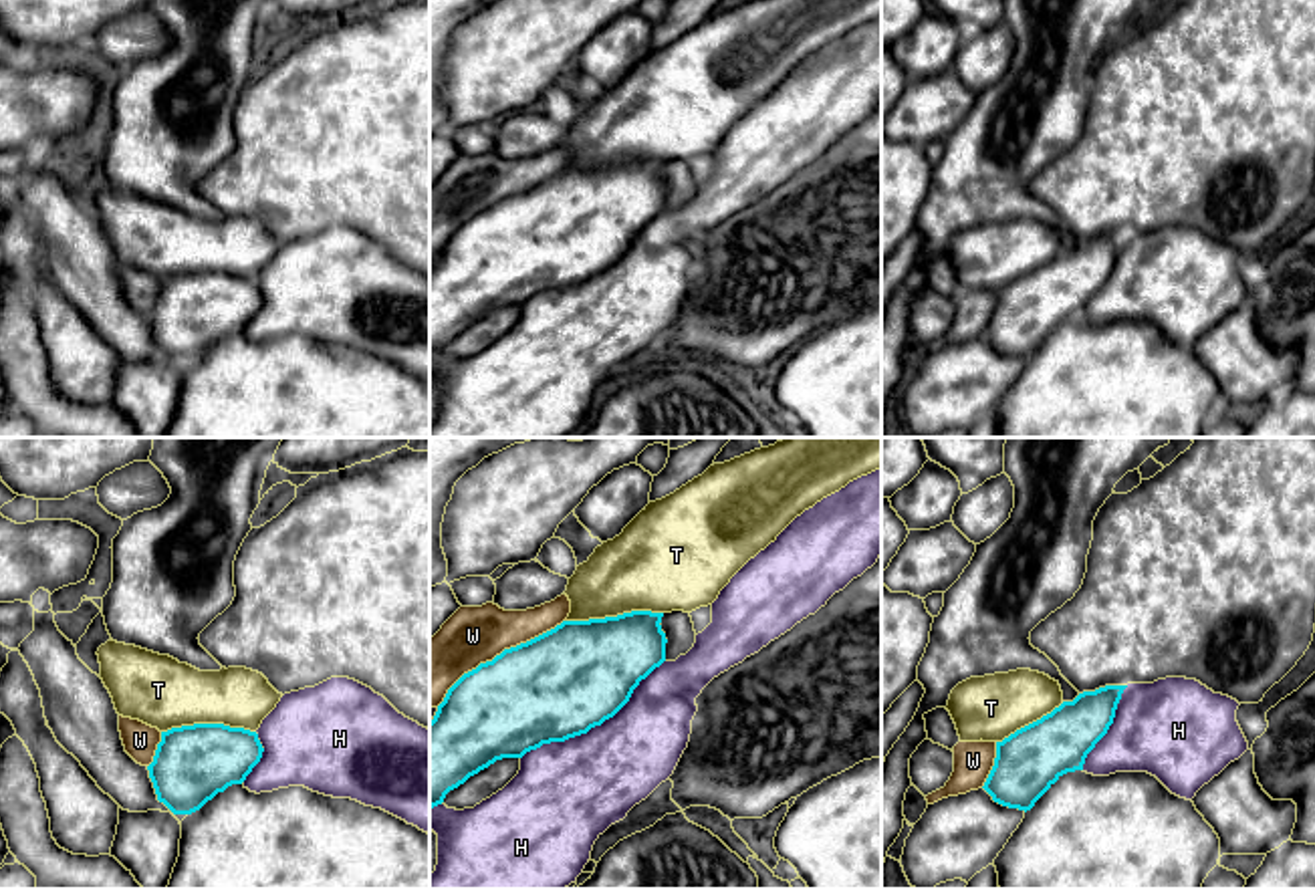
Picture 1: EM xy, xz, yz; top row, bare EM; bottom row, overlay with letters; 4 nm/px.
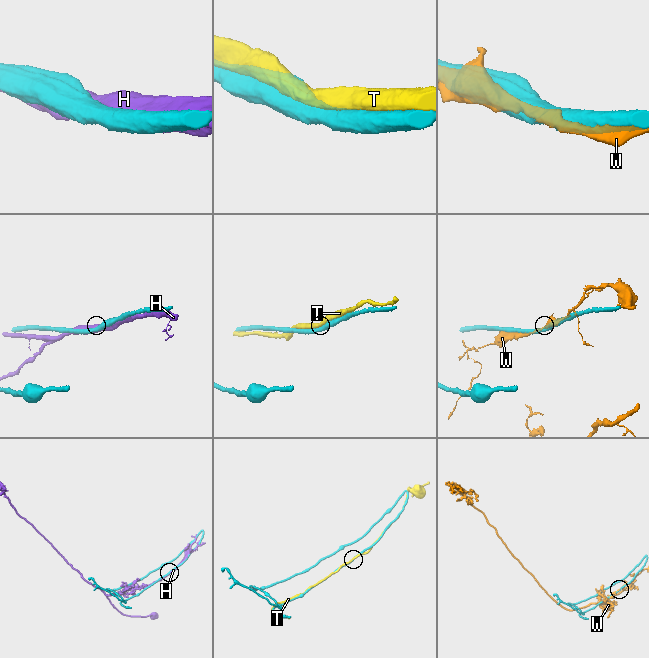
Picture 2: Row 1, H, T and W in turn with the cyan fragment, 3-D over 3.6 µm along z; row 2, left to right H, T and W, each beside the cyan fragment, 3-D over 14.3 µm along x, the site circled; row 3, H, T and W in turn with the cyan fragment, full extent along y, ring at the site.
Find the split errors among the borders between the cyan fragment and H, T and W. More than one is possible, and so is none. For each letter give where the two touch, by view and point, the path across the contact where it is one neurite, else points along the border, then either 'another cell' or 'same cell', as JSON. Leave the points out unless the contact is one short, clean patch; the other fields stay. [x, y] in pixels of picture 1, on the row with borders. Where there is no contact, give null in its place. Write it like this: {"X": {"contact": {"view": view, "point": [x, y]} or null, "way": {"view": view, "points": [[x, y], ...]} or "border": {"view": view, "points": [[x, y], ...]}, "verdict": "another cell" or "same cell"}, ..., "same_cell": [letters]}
{"H": {"contact": {"view": "xz", "point": [595, 724]}, "verdict": "another cell"}, "T": {"contact": {"view": "xz", "point": [614, 617]}, "verdict": "same cell"}, "W": {"contact": {"view": "xz", "point": [501, 654]}, "verdict": "another cell"}, "same_cell": ["T"]}

